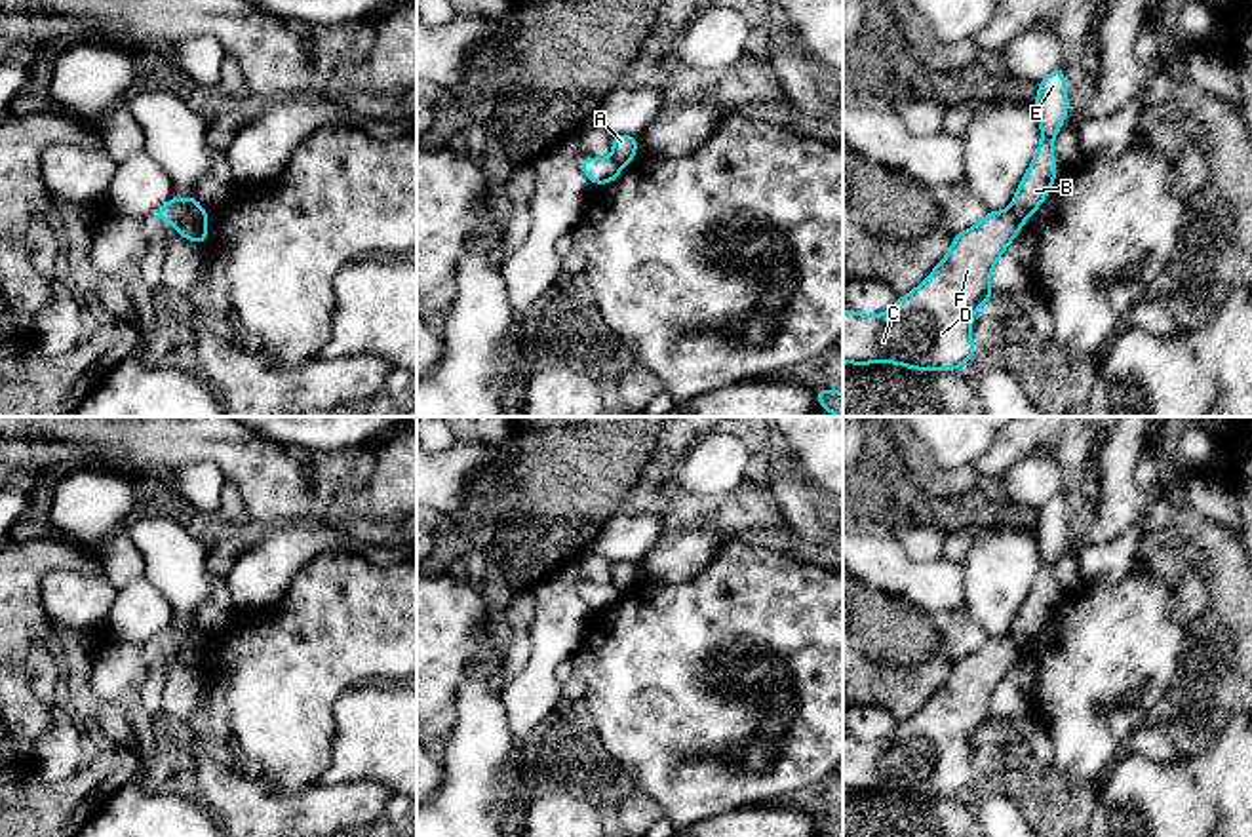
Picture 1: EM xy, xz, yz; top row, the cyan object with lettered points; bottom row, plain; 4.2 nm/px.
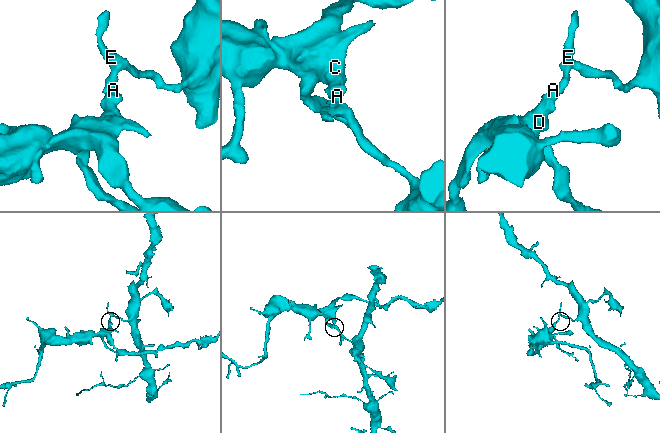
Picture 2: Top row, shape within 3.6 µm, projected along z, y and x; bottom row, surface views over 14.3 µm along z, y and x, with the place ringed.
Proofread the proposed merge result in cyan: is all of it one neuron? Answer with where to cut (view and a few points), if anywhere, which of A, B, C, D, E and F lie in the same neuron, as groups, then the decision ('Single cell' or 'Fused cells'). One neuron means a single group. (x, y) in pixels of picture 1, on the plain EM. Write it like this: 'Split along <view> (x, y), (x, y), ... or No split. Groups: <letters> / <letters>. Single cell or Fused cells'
Split along xy (196, 628), (177, 653). Groups: A C D F / B E. Fused cells

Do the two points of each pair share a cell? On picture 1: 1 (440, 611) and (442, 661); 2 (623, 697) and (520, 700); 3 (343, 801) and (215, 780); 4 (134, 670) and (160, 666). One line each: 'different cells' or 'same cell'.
1: same cell
2: different cells
3: same cell
4: different cells

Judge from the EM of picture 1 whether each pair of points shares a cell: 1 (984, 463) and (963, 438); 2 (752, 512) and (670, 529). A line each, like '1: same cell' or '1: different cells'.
1: different cells
2: same cell

